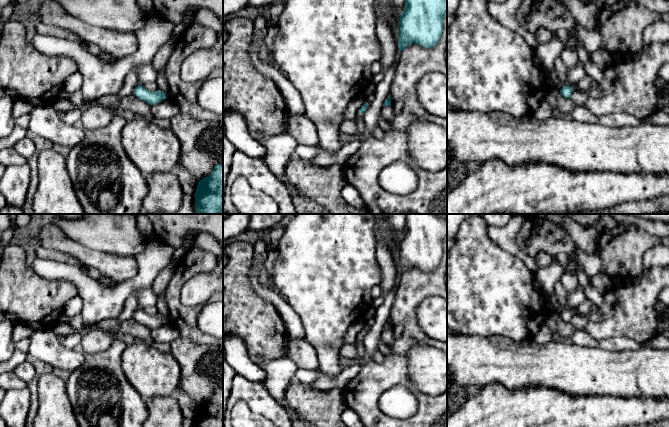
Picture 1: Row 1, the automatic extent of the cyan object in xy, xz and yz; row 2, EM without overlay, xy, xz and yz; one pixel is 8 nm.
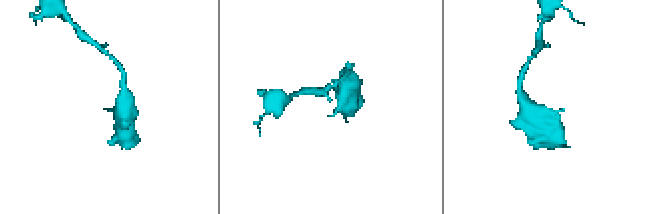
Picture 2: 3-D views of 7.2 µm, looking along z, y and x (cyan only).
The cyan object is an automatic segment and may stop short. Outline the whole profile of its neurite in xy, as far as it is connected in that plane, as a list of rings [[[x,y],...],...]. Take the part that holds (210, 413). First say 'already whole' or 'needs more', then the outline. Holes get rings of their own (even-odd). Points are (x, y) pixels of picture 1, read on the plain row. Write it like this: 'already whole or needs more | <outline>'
already whole | [[[218,388],[212,397],[198,406],[195,427],[223,427],[223,389]]]

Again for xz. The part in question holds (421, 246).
already whole | [[[405,214],[405,231],[399,242],[399,277],[416,267],[434,271],[447,238],[447,214]]]

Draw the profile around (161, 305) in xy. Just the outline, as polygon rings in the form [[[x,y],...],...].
[[[164,293],[157,297],[156,307],[158,309],[158,314],[165,317],[165,324],[170,323],[169,310],[165,302]]]

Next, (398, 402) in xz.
[[[397,385],[381,395],[379,408],[389,417],[407,419],[416,413],[418,403],[407,386]]]

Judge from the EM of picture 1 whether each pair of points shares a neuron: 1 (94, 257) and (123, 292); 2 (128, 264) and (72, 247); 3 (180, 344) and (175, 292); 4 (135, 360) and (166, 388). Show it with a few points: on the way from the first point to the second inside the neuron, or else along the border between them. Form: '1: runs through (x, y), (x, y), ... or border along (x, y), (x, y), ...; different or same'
1: border along (137, 273), (129, 279), (114, 283); different
2: runs through (114, 264), (108, 264), (86, 256); same
3: border along (180, 335), (202, 345); different
4: runs through (143, 365), (158, 380); same

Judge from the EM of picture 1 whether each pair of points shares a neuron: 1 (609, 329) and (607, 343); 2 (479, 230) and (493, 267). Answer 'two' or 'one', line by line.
1: two
2: one

